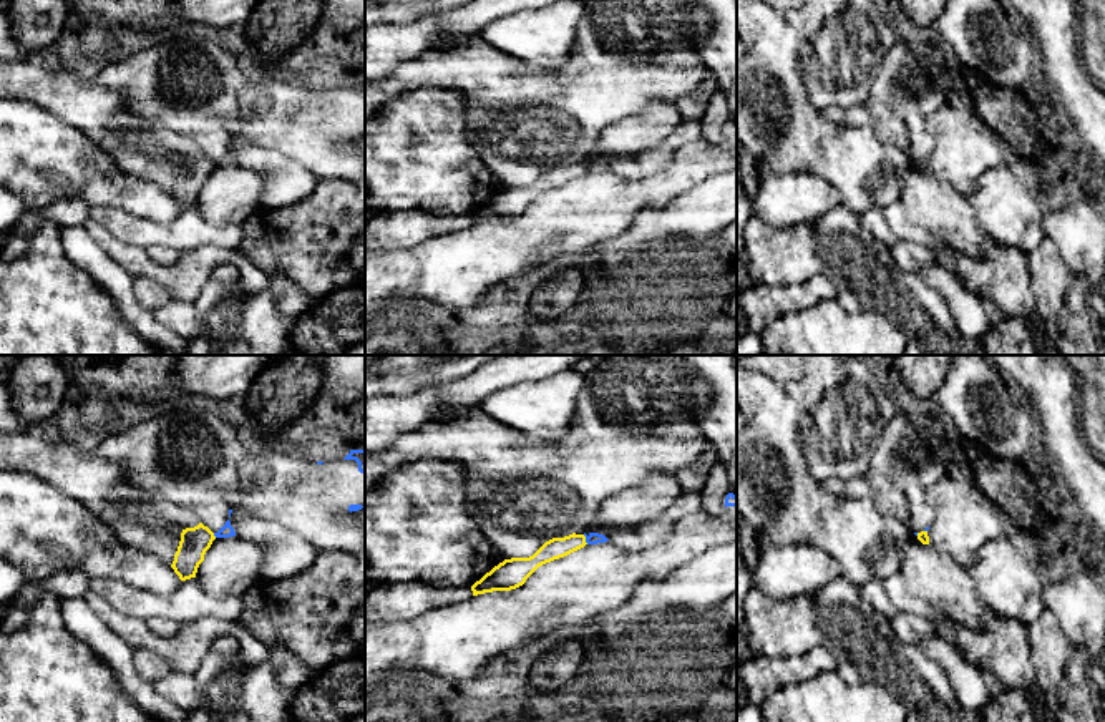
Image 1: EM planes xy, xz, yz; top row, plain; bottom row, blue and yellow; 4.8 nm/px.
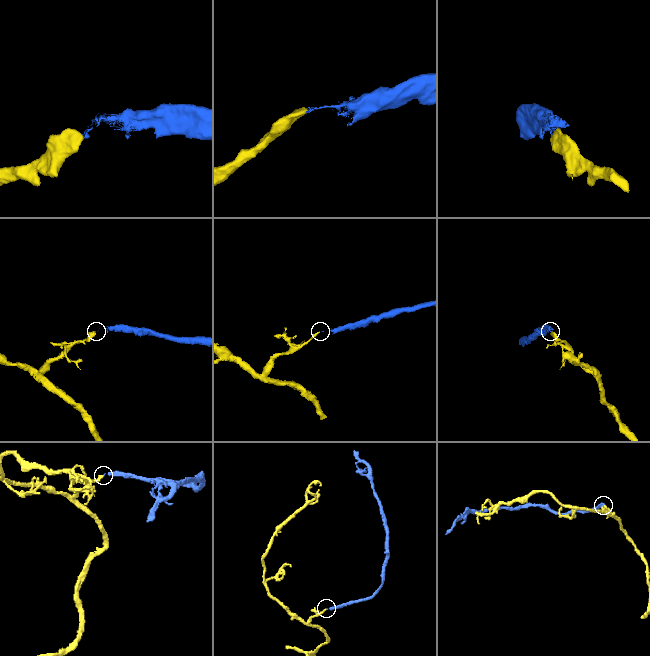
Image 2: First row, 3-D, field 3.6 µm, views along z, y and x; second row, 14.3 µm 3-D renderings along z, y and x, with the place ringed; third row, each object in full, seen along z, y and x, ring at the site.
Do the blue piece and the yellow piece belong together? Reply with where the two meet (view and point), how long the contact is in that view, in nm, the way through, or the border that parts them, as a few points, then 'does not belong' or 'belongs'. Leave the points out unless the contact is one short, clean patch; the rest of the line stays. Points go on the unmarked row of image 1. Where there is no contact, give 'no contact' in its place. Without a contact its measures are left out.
contact xz (586, 168); length 50 nm; border xz (583, 163), (588, 171); does not belong

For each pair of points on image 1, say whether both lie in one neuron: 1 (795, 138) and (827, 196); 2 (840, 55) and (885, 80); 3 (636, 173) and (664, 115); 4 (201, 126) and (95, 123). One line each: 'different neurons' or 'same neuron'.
1: different neurons
2: different neurons
3: different neurons
4: different neurons

